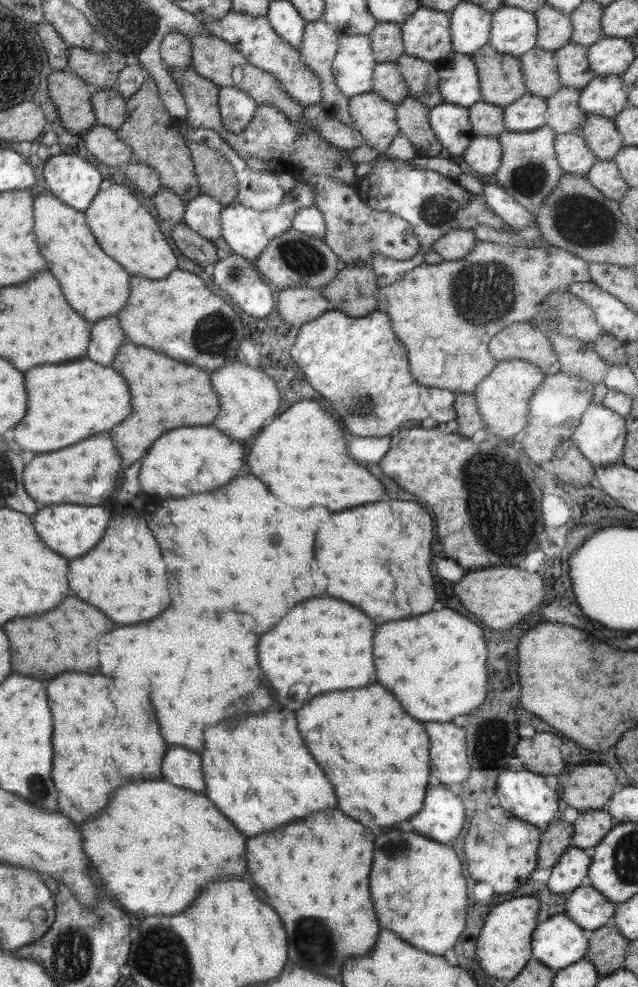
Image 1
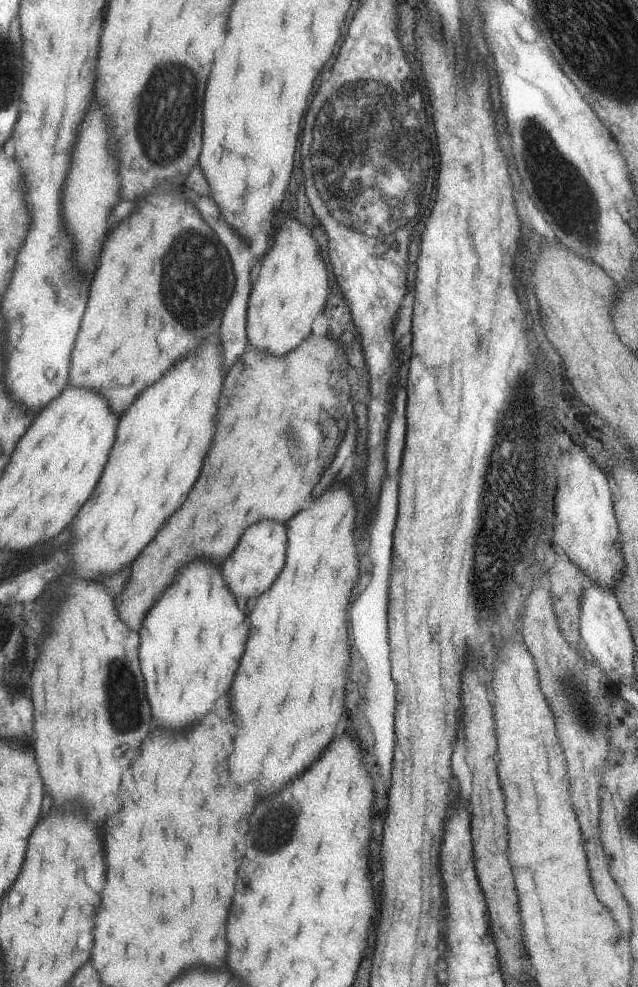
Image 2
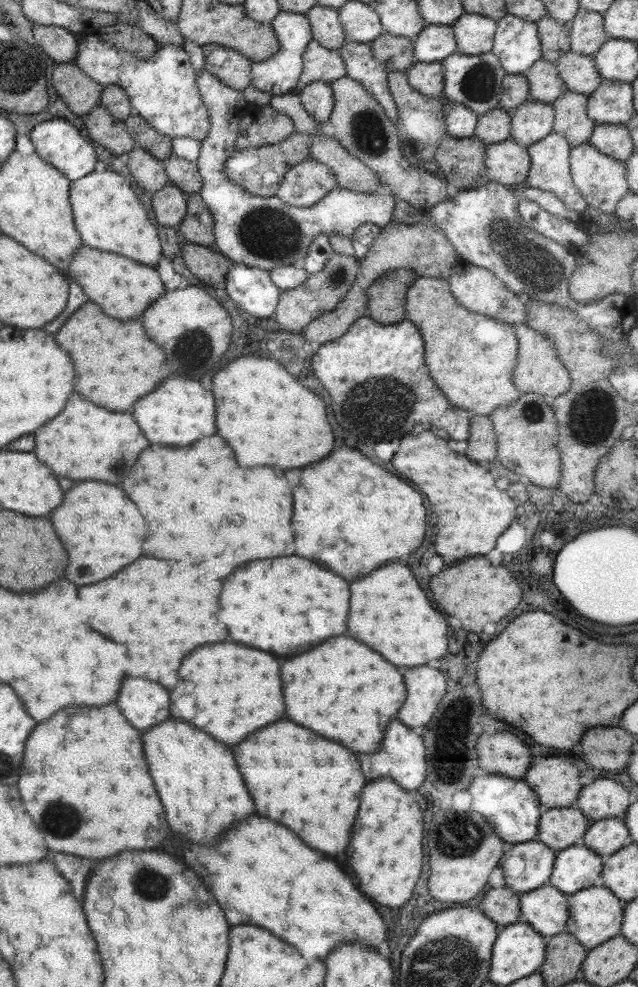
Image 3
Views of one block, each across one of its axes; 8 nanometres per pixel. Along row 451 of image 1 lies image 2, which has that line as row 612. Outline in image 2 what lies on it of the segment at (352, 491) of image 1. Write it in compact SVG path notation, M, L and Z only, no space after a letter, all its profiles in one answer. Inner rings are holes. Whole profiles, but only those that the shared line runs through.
M335 486L327 492L323 492L319 498L313 500L313 504L307 510L295 512L295 516L291 516L284 523L286 528L286 546L287 556L285 556L285 566L279 572L279 576L275 578L275 582L255 600L255 608L249 612L247 620L249 620L249 638L245 642L245 650L243 656L239 660L239 668L235 672L233 684L229 688L229 704L231 704L231 716L235 718L237 724L237 734L233 740L233 754L229 756L229 782L231 786L237 784L245 784L245 782L253 782L257 780L257 798L269 796L271 792L277 792L279 788L283 788L283 784L295 780L295 776L299 776L299 772L303 772L303 768L307 768L309 764L313 764L319 756L319 752L323 752L323 748L327 748L327 744L333 740L333 728L343 712L343 684L345 684L345 670L347 670L347 634L345 634L345 618L347 618L347 604L349 604L349 594L351 594L351 586L355 584L357 578L357 556L355 556L355 548L353 548L353 538L351 538L351 530L353 530L353 502L351 496L345 488Z

